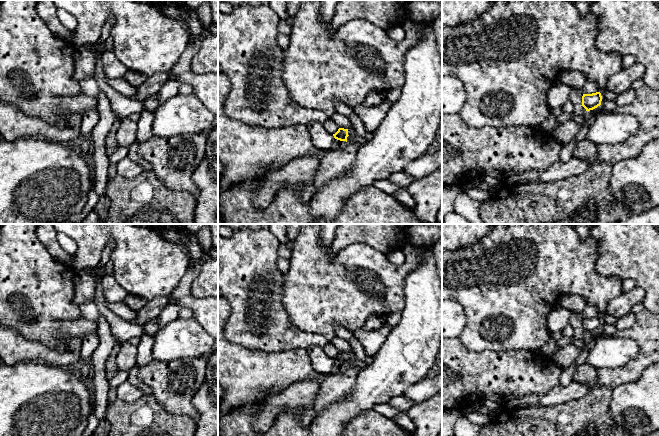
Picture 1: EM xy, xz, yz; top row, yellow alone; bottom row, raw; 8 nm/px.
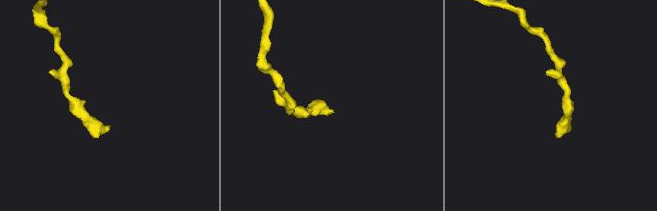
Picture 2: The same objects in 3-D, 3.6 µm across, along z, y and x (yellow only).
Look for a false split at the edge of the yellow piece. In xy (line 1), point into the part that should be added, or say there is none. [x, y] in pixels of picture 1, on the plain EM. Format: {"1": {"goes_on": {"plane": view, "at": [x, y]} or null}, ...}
{"1": {"goes_on": null}}

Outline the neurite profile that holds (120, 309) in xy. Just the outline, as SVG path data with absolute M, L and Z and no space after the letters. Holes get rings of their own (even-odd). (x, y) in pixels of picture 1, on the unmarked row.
M123 302L118 303L108 303L107 307L118 317L122 318L128 323L133 324L136 320L136 311L129 308Z

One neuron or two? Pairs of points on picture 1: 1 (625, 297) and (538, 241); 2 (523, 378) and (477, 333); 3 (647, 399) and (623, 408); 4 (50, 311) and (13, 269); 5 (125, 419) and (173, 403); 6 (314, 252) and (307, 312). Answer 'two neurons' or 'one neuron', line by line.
1: two neurons
2: two neurons
3: one neuron
4: one neuron
5: two neurons
6: one neuron

